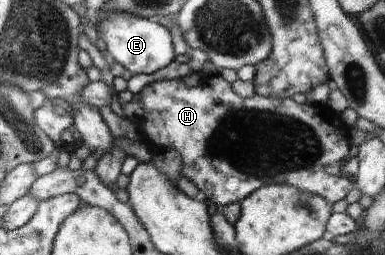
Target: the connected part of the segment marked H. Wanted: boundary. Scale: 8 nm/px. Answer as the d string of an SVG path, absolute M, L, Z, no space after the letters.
M219 73L203 75L194 87L179 80L162 80L142 90L140 101L145 117L137 123L140 141L153 150L165 147L175 149L181 157L181 163L184 163L181 165L181 174L184 173L185 179L189 179L201 193L205 193L205 202L212 209L240 203L267 184L287 184L320 195L331 204L345 199L355 186L354 177L339 168L351 151L349 127L343 122L341 114L327 103L299 104L293 98L257 94L253 97L239 97Z

